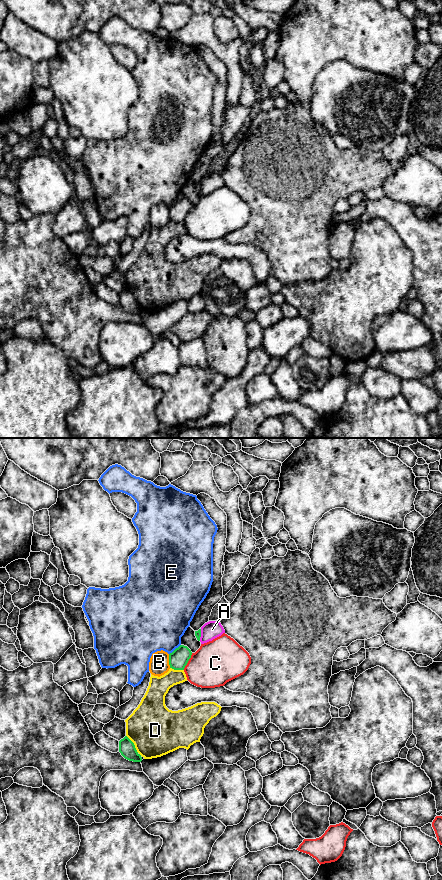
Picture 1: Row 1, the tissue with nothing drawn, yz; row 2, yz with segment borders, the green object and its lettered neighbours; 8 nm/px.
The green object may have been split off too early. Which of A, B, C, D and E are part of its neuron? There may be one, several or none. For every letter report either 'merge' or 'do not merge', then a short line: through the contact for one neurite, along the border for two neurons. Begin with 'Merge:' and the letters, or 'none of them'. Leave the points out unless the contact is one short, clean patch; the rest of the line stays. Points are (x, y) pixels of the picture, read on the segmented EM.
Merge: none of them
A: do not merge
B: do not merge
C: do not merge
D: do not merge
E: do not merge

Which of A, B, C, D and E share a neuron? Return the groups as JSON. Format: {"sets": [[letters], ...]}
{"sets": [["A"], ["B"], ["C"], ["D"], ["E"]]}

